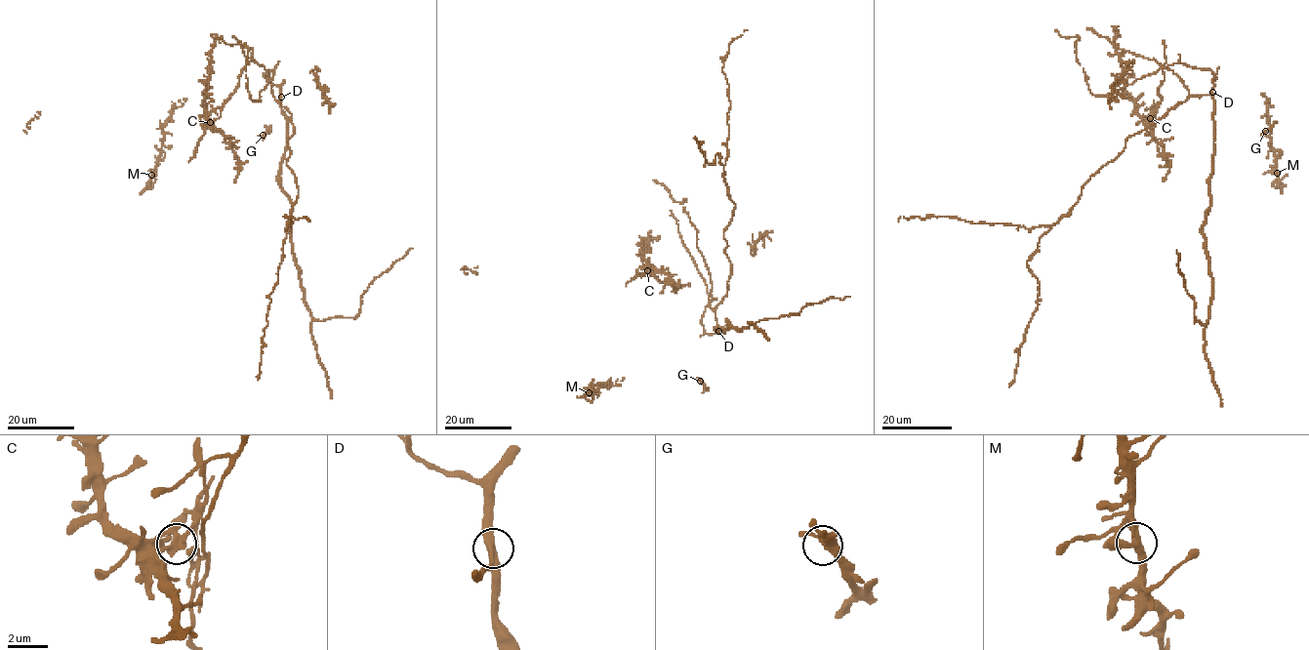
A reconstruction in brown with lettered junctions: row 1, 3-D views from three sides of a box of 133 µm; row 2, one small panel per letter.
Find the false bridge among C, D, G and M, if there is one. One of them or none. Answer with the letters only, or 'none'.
C

